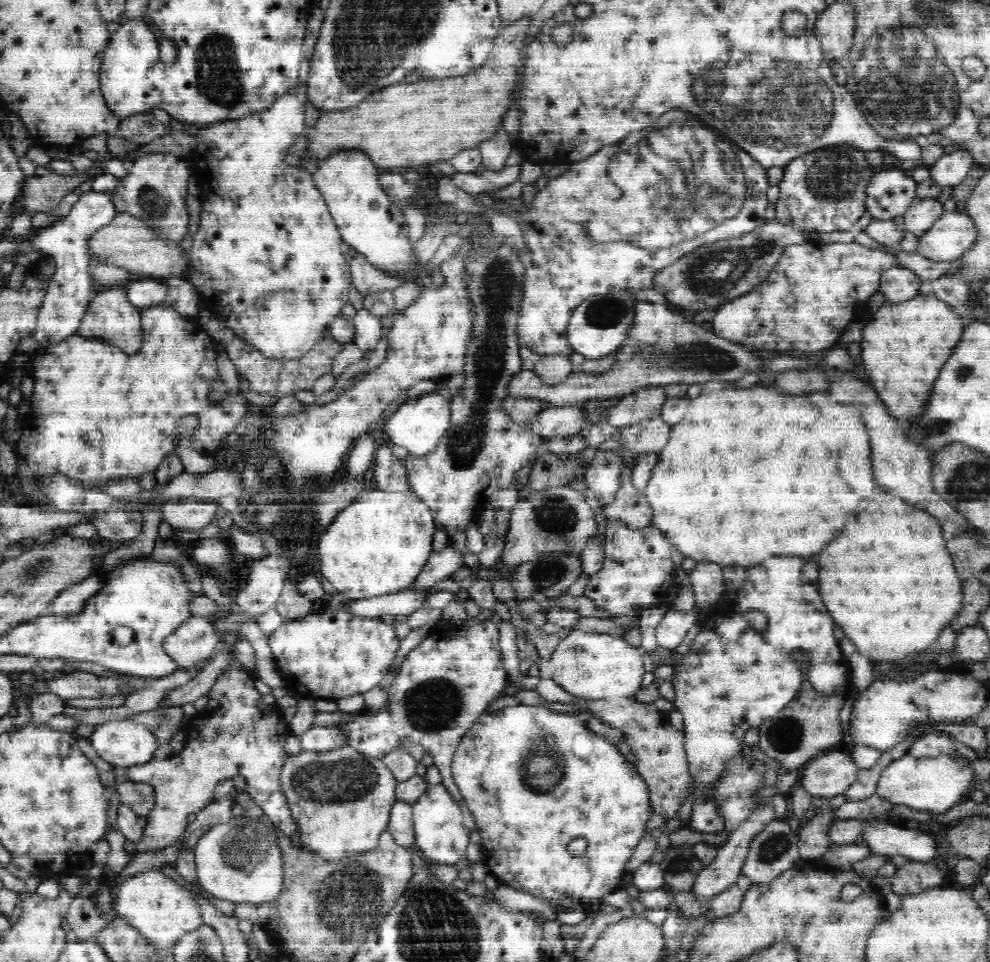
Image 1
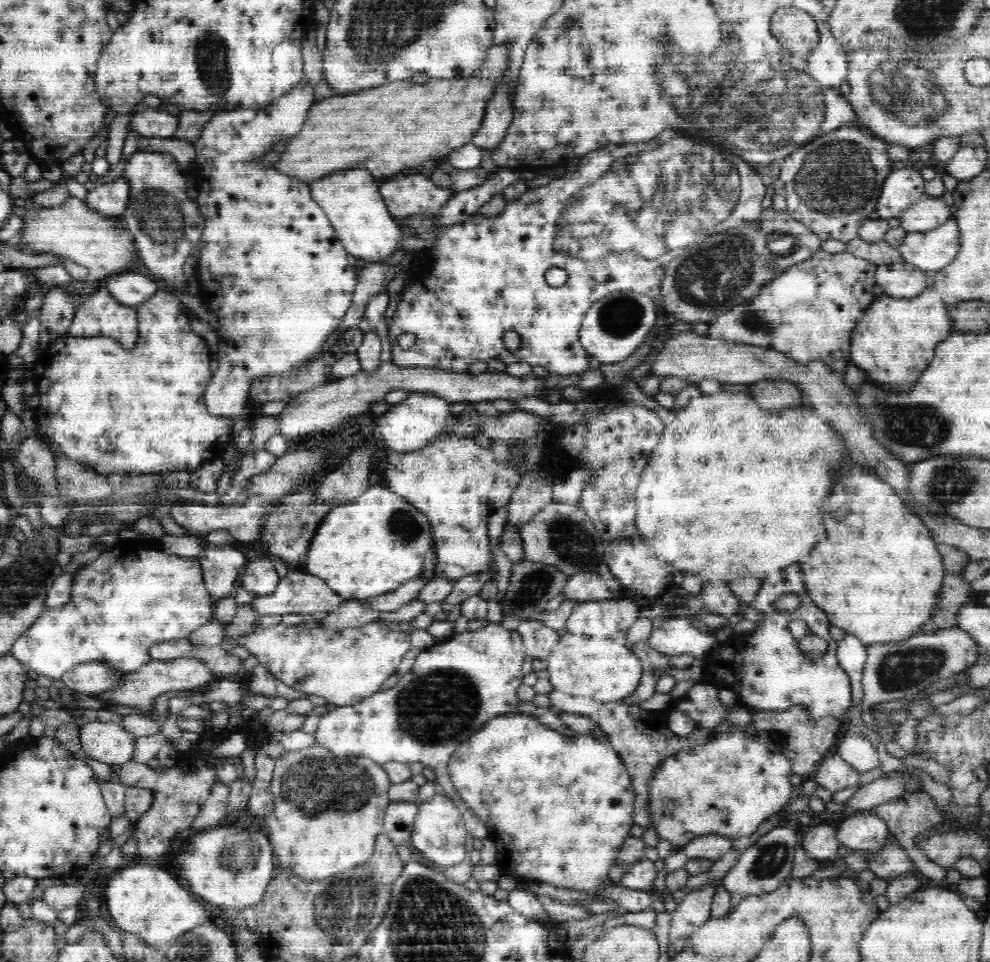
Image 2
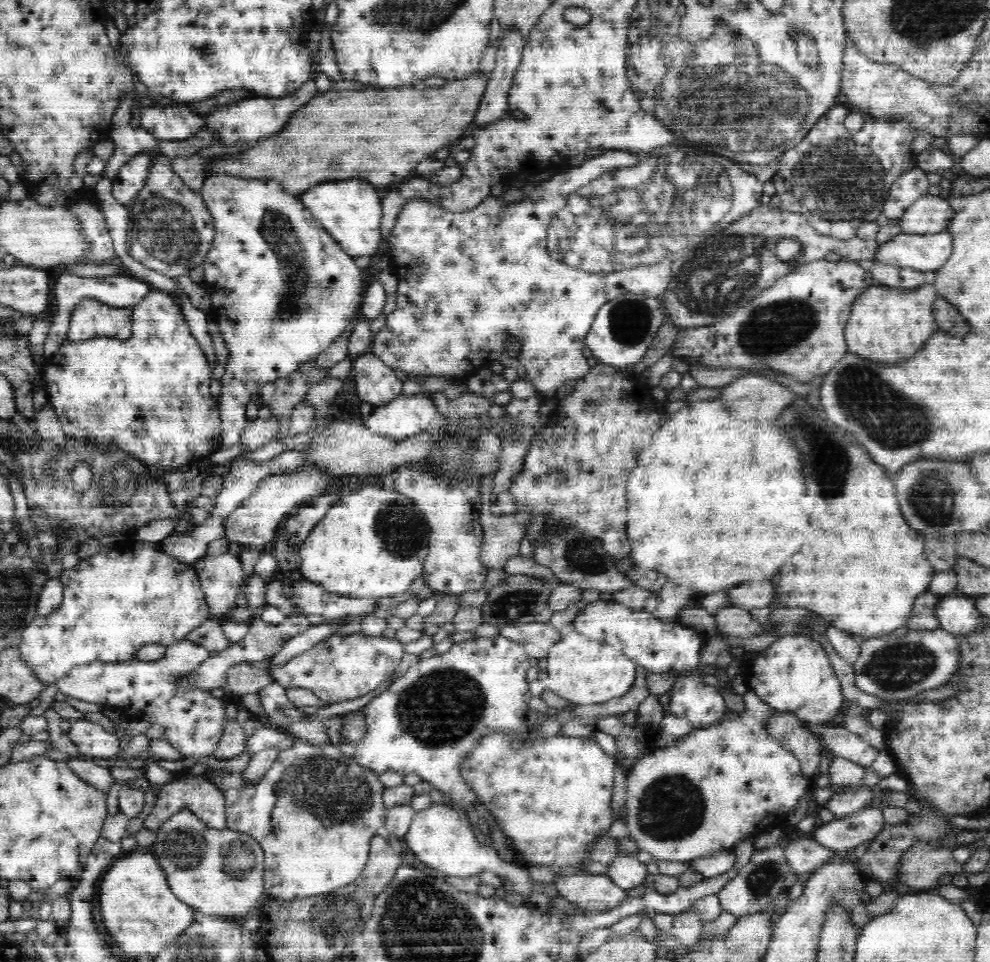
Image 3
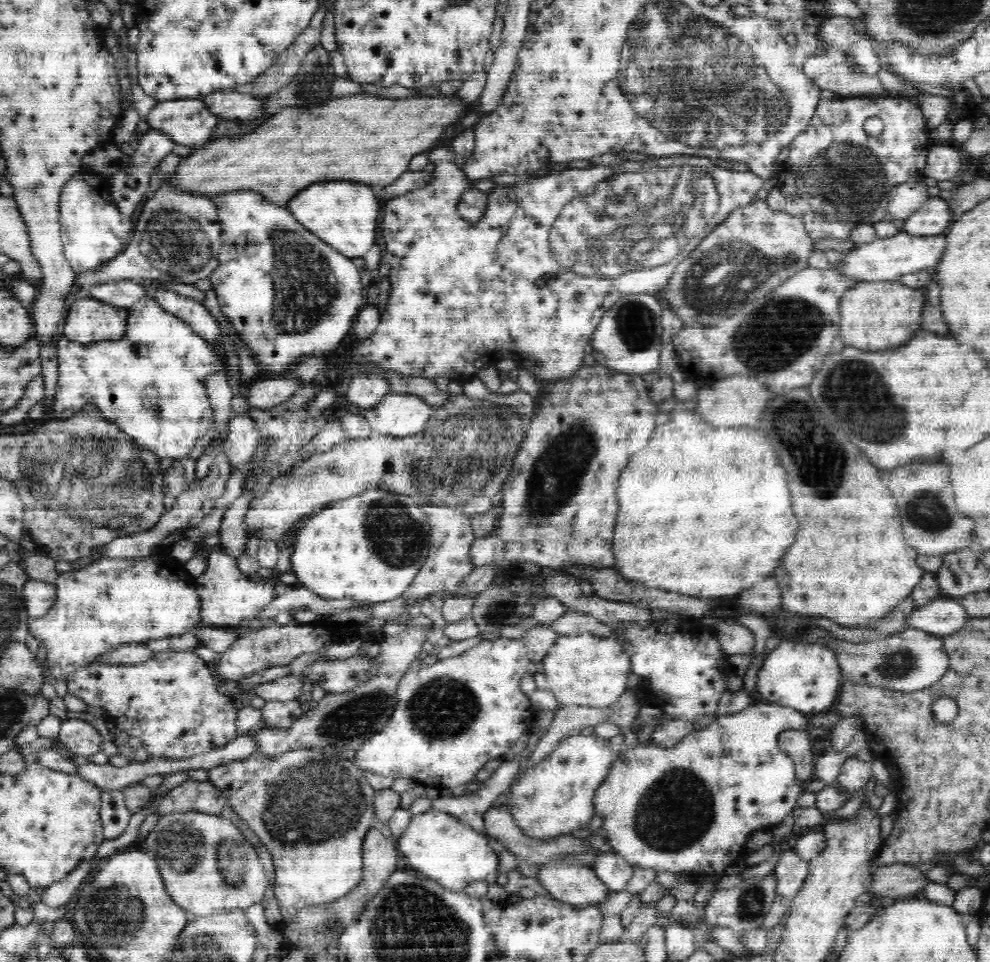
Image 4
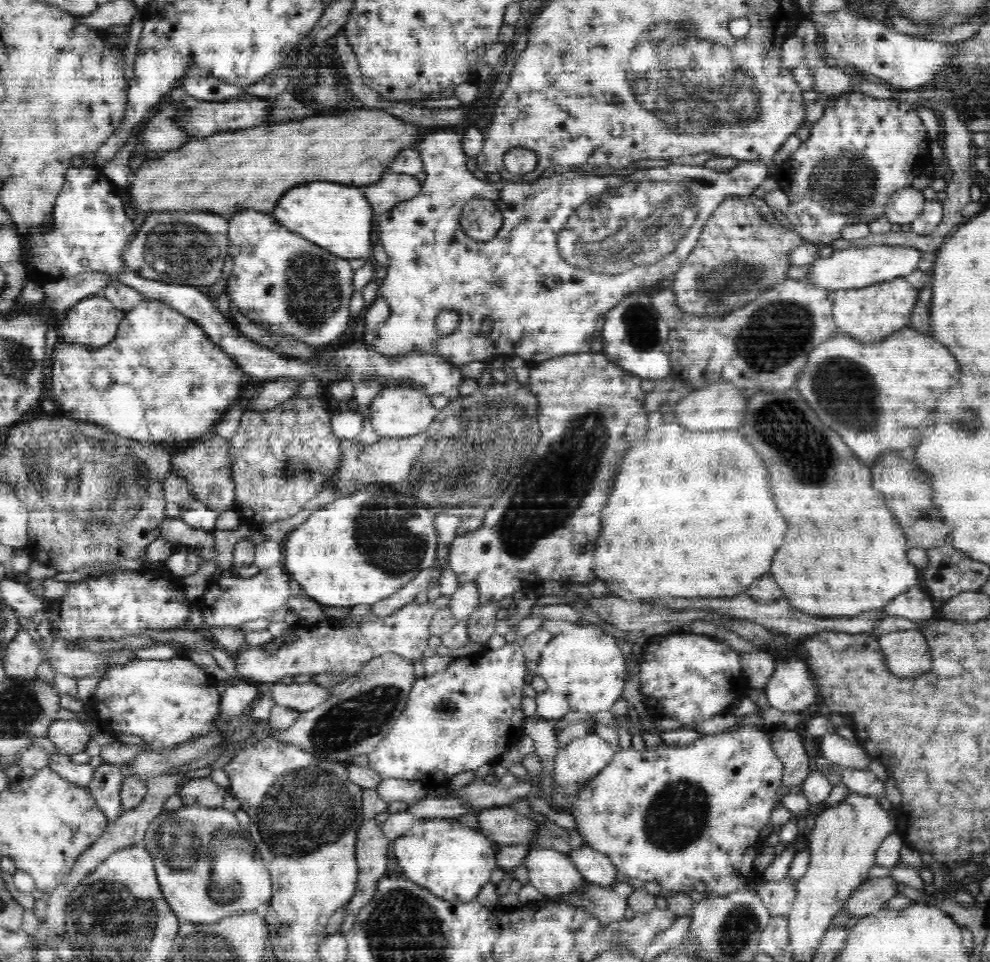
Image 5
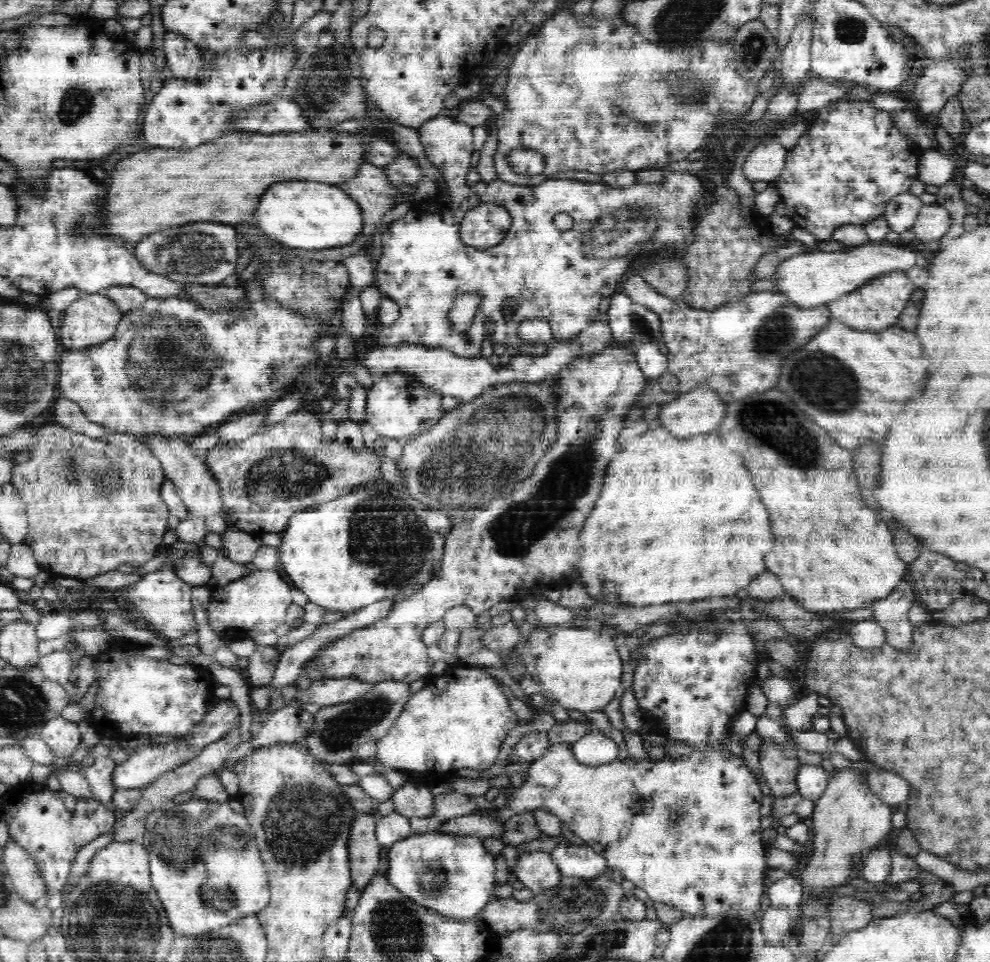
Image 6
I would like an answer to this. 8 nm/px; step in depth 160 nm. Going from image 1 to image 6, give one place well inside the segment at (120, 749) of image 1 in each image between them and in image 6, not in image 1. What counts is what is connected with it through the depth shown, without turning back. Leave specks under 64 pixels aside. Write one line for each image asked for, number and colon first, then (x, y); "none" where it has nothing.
2: (107, 742)
3: (91, 739)
4: (80, 737)
5: (69, 736)
6: (62, 736)

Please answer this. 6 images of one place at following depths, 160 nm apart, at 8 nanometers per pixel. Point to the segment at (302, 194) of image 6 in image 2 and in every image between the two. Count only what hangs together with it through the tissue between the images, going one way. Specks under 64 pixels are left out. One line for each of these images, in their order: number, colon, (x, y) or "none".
2: (359, 215)
3: (349, 210)
4: (344, 214)
5: (339, 218)

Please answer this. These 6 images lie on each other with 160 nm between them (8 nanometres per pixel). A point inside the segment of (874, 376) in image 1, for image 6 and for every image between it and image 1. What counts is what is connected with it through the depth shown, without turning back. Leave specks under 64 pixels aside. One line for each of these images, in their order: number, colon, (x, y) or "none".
2: (893, 342)
3: (887, 325)
4: (880, 315)
5: (868, 314)
6: (875, 306)

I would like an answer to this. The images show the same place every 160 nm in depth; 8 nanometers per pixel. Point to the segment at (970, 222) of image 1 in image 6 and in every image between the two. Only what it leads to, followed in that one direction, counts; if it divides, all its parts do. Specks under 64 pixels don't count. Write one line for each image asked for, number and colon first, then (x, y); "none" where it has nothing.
2: (930, 251)
3: (927, 252)
4: (886, 259)
5: (851, 268)
6: (816, 278)

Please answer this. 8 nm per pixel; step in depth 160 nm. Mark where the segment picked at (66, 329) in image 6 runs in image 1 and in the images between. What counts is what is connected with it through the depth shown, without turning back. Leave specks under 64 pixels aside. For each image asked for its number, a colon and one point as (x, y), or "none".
1: (111, 317)
2: (99, 315)
3: (91, 318)
4: (88, 320)
5: (93, 321)

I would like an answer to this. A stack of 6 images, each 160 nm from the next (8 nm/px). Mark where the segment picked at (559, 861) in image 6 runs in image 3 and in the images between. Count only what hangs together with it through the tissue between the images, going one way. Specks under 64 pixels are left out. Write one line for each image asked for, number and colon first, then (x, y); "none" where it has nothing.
3: (625, 870)
4: (614, 870)
5: (595, 867)

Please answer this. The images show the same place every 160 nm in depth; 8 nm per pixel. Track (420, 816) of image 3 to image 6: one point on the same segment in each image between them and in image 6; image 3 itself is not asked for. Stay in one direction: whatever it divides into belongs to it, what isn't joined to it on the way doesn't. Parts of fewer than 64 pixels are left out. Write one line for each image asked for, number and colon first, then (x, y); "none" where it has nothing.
4: (435, 843)
5: (454, 861)
6: (454, 873)

